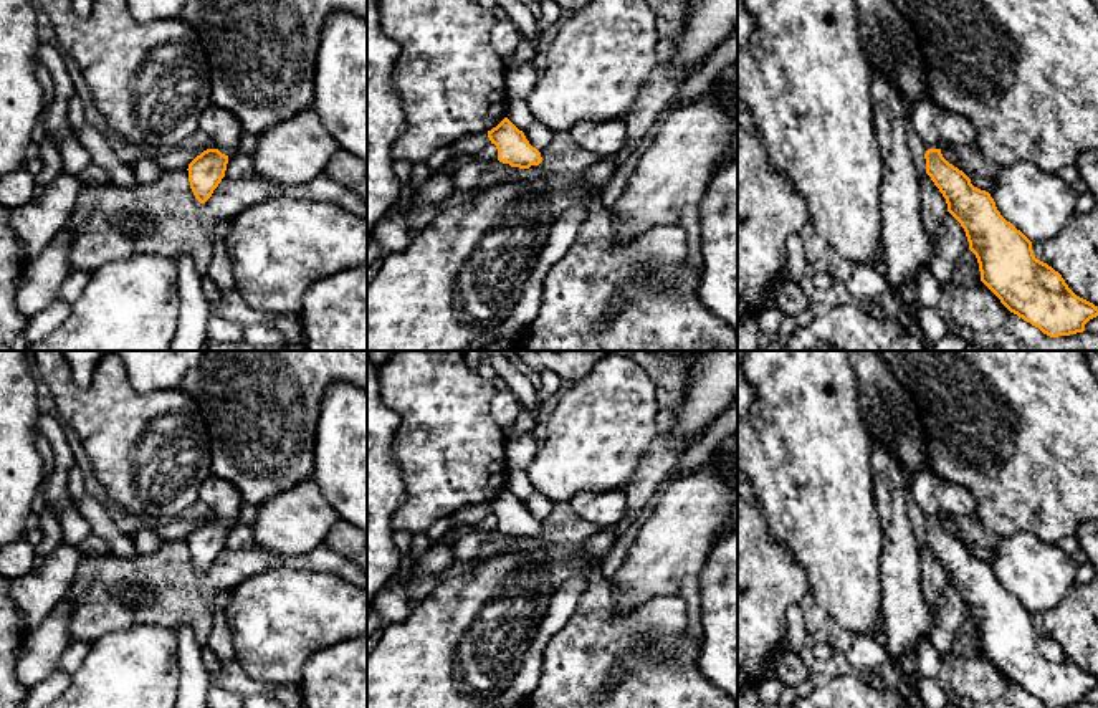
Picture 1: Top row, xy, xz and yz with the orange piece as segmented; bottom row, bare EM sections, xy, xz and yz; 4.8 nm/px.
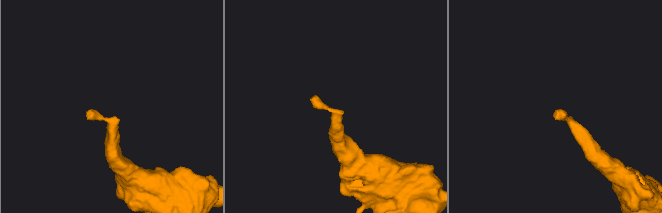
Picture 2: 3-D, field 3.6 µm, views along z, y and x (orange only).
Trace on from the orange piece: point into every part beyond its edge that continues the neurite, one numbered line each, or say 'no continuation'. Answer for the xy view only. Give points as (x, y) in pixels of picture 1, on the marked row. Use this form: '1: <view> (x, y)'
1: xy (224, 129)

